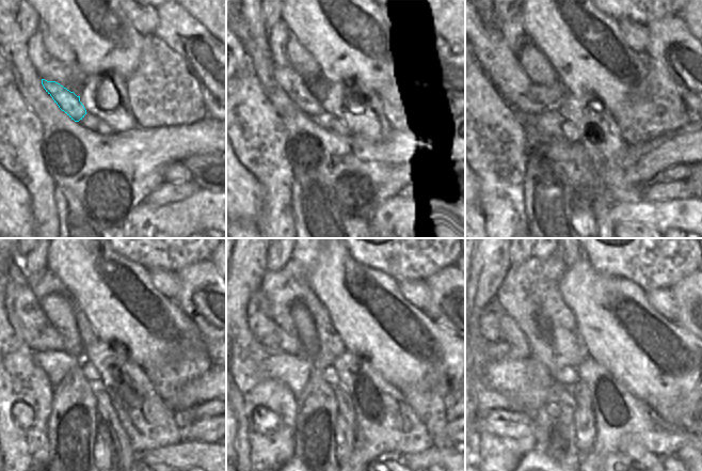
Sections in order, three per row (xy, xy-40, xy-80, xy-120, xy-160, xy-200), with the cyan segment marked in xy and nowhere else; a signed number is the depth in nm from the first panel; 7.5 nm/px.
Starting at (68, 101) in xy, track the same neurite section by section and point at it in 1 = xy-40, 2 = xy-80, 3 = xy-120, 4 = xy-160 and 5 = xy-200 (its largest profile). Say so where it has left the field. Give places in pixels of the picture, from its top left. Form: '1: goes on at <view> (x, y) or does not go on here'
1: goes on at xy-40 (294, 87)
2: goes on at xy-80 (504, 69)
3: goes on at xy-120 (25, 313)
4: goes on at xy-160 (264, 328)
5: goes on at xy-200 (490, 320)

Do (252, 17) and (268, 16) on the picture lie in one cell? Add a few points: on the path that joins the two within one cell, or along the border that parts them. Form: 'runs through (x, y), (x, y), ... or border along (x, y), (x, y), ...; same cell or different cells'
border along (260, 11), (260, 19), (267, 33); different cells

